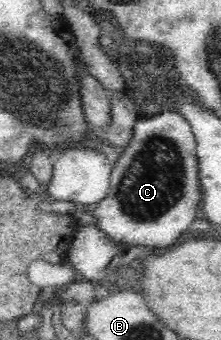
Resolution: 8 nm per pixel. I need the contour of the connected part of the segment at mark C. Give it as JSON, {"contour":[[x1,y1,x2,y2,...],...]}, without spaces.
{"contour":[[166,109,148,117,140,115,132,139,126,147,119,149,119,159,113,167,110,181,108,195,90,209,96,218,95,224,108,239,122,243,126,248,140,247,144,253,164,251,178,243,178,237,190,230,190,223,200,214,202,199,197,143,189,121,180,112]]}

